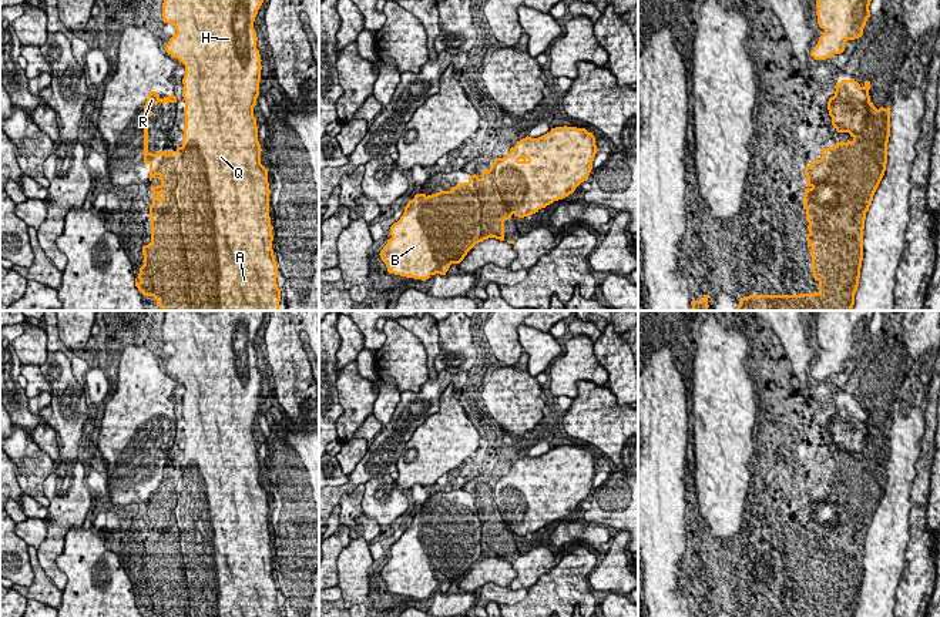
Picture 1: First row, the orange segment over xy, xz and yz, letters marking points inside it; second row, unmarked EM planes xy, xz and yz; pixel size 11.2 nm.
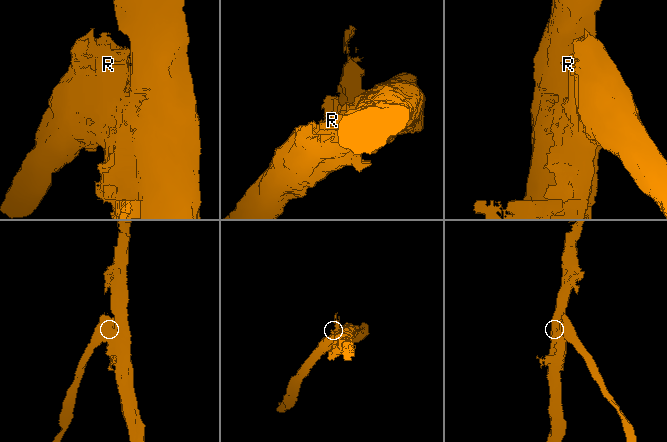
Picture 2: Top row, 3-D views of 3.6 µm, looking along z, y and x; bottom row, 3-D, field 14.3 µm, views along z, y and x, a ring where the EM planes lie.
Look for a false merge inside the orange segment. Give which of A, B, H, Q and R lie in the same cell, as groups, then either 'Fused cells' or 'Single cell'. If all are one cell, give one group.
Groups: A H Q / B R. Fused cells

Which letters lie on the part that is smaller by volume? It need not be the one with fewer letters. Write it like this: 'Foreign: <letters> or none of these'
Foreign: B, R

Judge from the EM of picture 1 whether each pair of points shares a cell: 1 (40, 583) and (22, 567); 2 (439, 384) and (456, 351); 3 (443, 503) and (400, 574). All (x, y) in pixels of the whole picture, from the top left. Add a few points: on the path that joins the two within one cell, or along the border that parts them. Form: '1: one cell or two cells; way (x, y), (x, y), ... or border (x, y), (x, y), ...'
1: two cells; border (27, 546), (33, 580), (24, 587)
2: two cells; border (442, 371), (437, 374)
3: one cell; way (443, 520), (443, 532), (418, 557)

